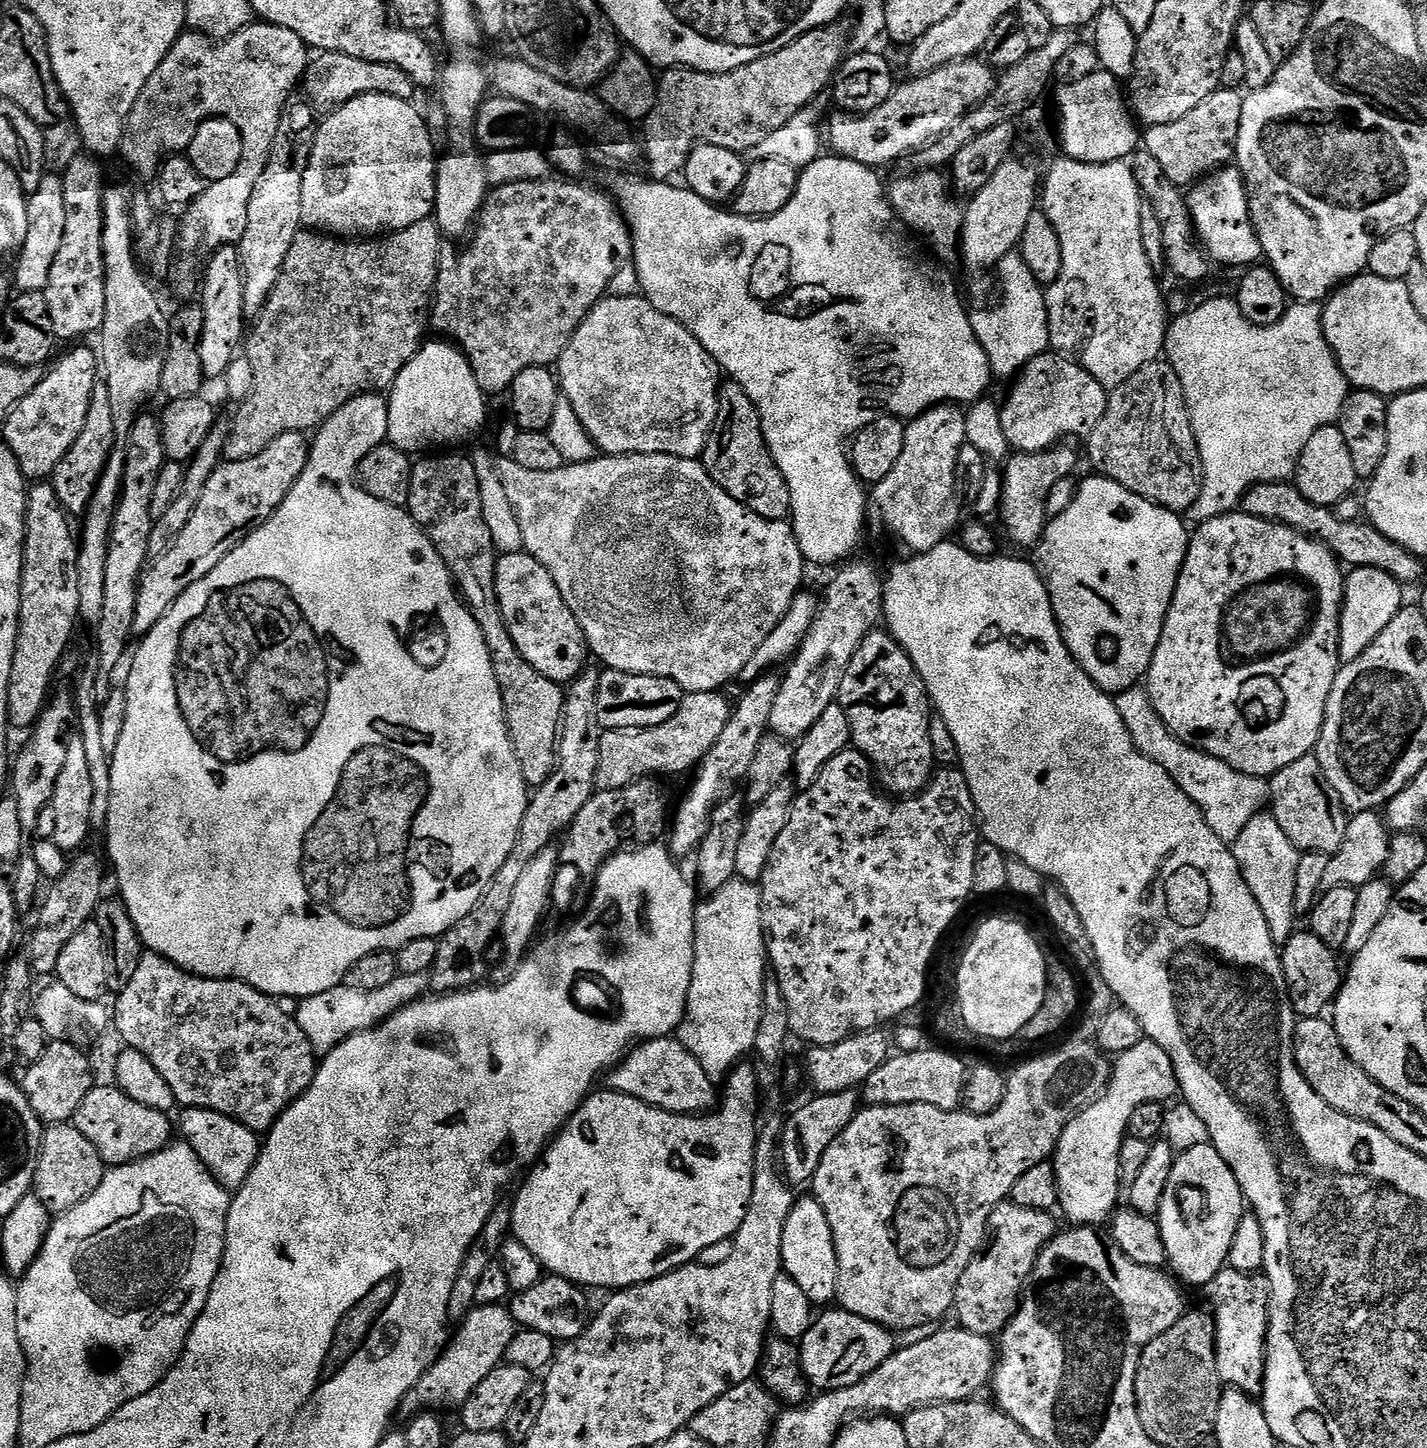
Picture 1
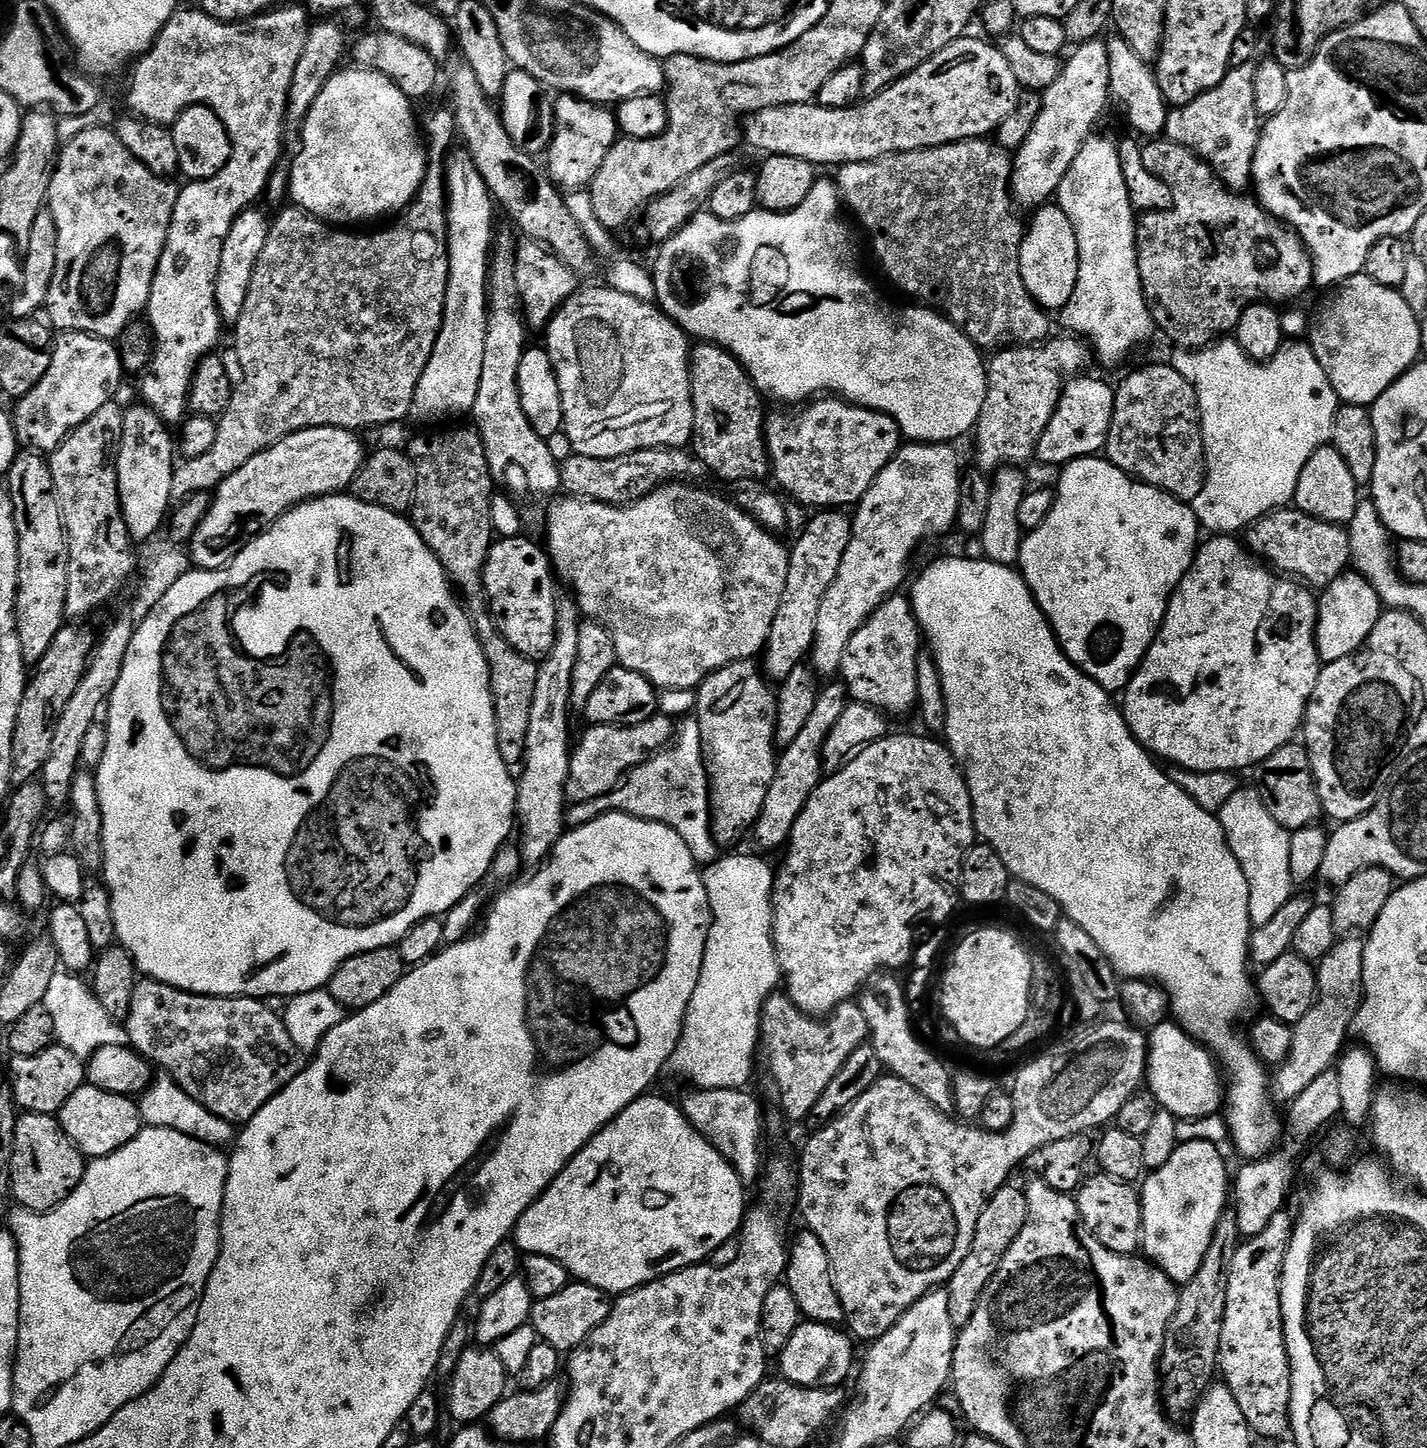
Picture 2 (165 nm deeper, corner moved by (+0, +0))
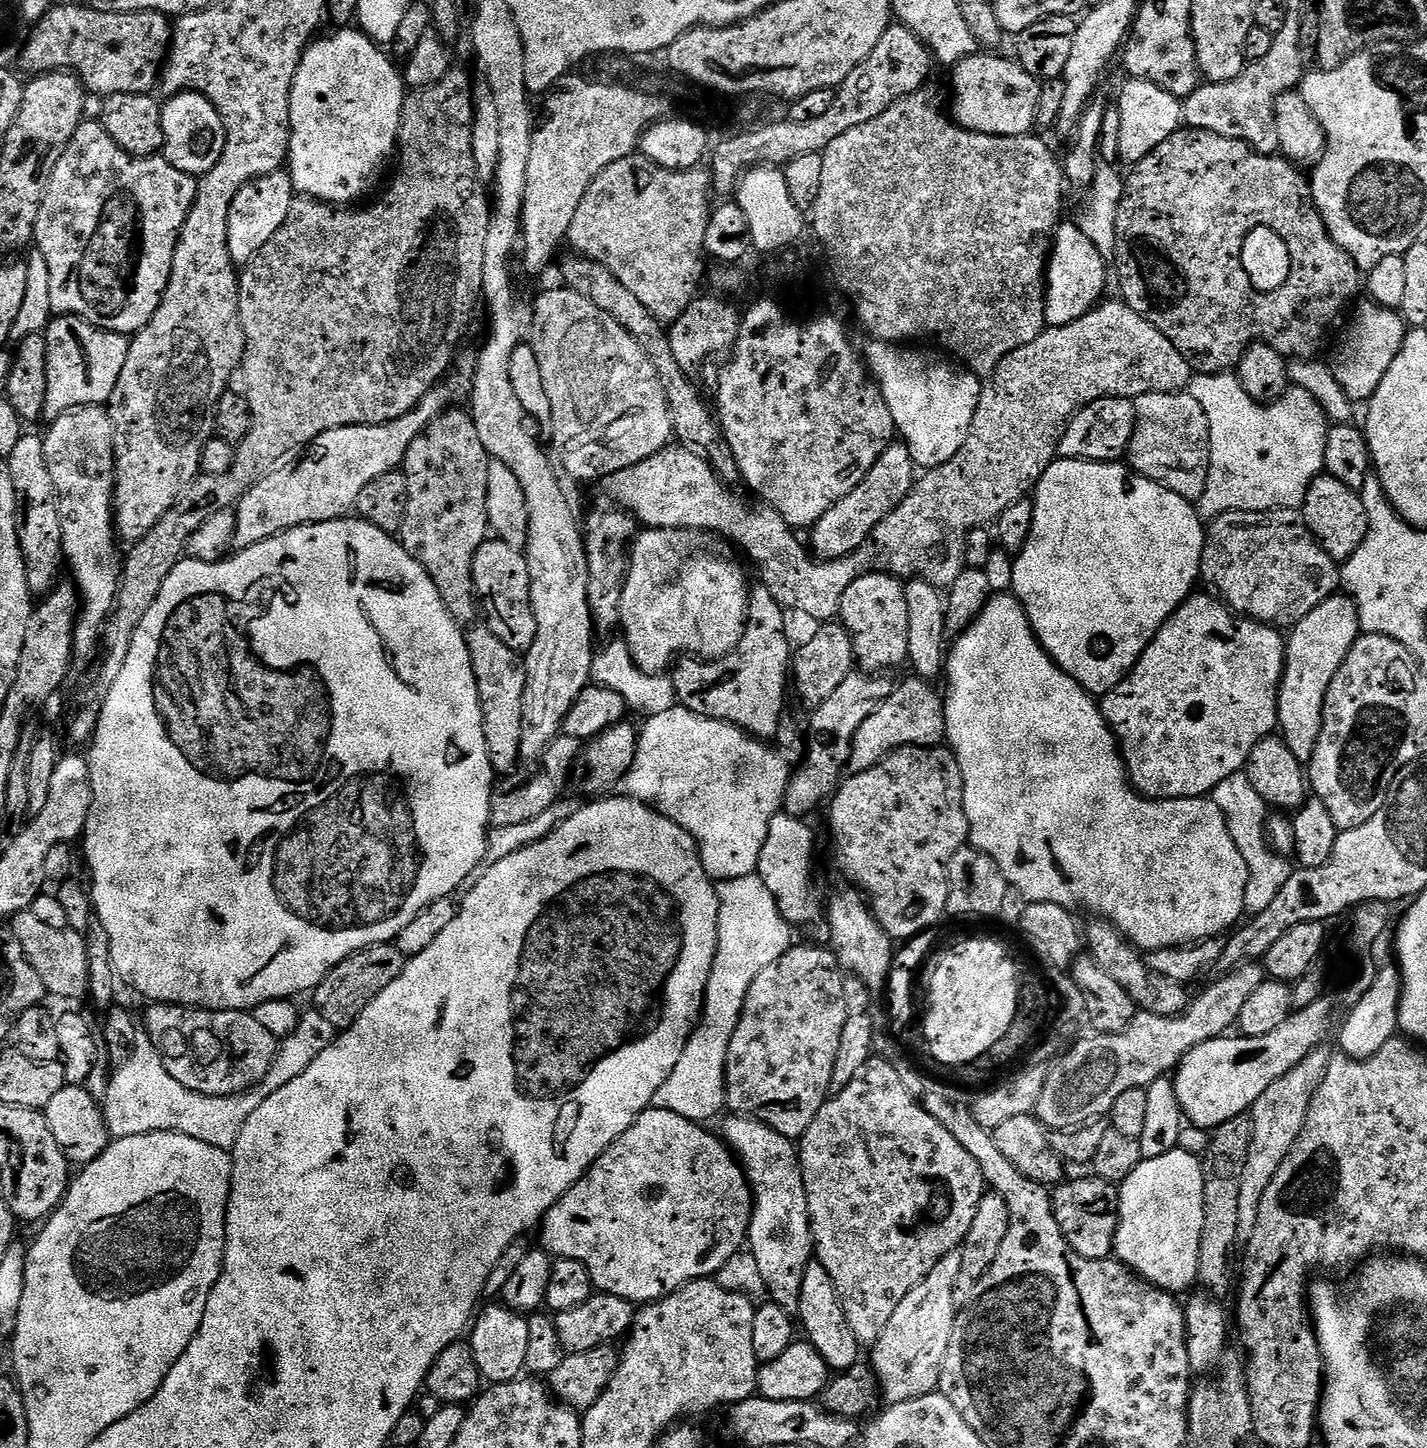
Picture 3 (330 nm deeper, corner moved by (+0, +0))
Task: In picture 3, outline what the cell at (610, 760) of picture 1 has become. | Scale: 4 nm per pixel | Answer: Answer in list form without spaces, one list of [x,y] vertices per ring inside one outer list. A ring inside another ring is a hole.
[[[559,735],[554,742],[548,744],[544,751],[542,765],[544,769],[537,774],[533,780],[525,784],[504,784],[493,787],[492,790],[492,822],[491,827],[515,826],[527,822],[530,818],[538,818],[545,810],[550,810],[554,802],[558,802],[567,792],[568,779],[572,776],[572,767],[577,767],[582,756],[582,742],[578,738],[570,738],[566,735]]]

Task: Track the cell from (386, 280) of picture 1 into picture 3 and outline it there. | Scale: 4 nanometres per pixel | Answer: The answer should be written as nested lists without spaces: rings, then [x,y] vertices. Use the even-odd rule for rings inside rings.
[[[459,66],[453,67],[446,74],[446,78],[442,78],[442,82],[434,82],[434,86],[426,86],[425,88],[413,88],[404,97],[404,109],[402,110],[402,122],[400,123],[400,138],[398,141],[398,160],[400,156],[400,165],[396,168],[396,177],[392,180],[392,185],[384,192],[384,197],[381,198],[377,204],[372,204],[369,208],[360,208],[364,206],[337,206],[335,204],[326,204],[323,200],[313,200],[310,196],[300,196],[293,199],[290,206],[290,214],[286,214],[286,222],[282,222],[282,226],[278,226],[278,230],[274,234],[274,238],[270,238],[270,242],[266,242],[266,246],[262,246],[262,250],[258,250],[258,254],[254,254],[254,258],[249,264],[243,265],[242,271],[239,273],[238,279],[240,281],[240,297],[238,298],[238,310],[240,311],[240,325],[244,331],[244,358],[242,367],[246,374],[246,397],[249,402],[249,410],[252,411],[252,428],[249,433],[242,438],[240,444],[235,445],[236,453],[234,454],[234,462],[230,466],[230,470],[224,474],[201,474],[196,477],[184,493],[182,493],[176,500],[174,506],[170,506],[170,510],[166,510],[166,514],[162,514],[162,518],[157,524],[152,527],[141,540],[135,541],[131,545],[132,548],[122,560],[122,567],[120,570],[120,589],[116,595],[116,604],[112,608],[112,612],[108,615],[108,621],[104,627],[104,638],[102,641],[102,651],[99,653],[98,659],[83,673],[84,676],[80,680],[80,685],[76,688],[76,693],[72,696],[72,717],[68,720],[68,736],[76,744],[87,745],[92,737],[96,734],[96,727],[100,721],[102,714],[102,706],[106,702],[106,694],[110,694],[110,686],[114,686],[114,682],[118,682],[118,674],[122,674],[122,666],[126,662],[126,654],[130,654],[130,646],[134,642],[134,634],[138,630],[138,626],[142,622],[142,618],[146,618],[146,614],[150,611],[150,606],[154,606],[154,598],[158,598],[159,592],[162,591],[162,582],[166,582],[166,578],[170,578],[170,570],[174,570],[174,566],[179,564],[182,557],[187,550],[187,543],[190,542],[191,536],[199,530],[207,519],[210,519],[212,514],[217,514],[220,510],[227,508],[235,509],[236,505],[240,503],[241,498],[250,491],[257,484],[267,472],[271,472],[273,468],[277,467],[281,462],[289,459],[293,454],[299,453],[305,444],[308,444],[314,438],[318,438],[318,434],[326,434],[326,430],[338,430],[346,426],[362,426],[363,424],[385,424],[391,420],[397,420],[405,416],[410,410],[414,410],[414,406],[418,406],[420,399],[426,395],[428,391],[436,387],[445,379],[446,373],[453,367],[454,359],[452,355],[456,352],[456,343],[464,336],[464,331],[468,328],[468,323],[472,320],[472,311],[476,308],[476,303],[481,303],[482,293],[484,291],[484,283],[482,282],[482,266],[486,266],[486,233],[490,231],[490,218],[492,217],[492,210],[490,207],[489,197],[484,197],[482,193],[476,192],[476,184],[478,185],[478,177],[476,174],[476,163],[474,162],[474,142],[472,141],[472,127],[474,126],[474,106],[472,105],[472,86],[473,77],[468,77]]]

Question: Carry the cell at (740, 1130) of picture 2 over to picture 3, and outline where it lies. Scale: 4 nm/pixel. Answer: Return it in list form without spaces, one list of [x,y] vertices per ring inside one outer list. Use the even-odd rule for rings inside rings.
[[[728,1114],[723,1120],[722,1139],[734,1153],[740,1167],[744,1169],[744,1177],[752,1189],[752,1221],[748,1227],[747,1251],[752,1252],[755,1261],[758,1262],[759,1273],[762,1274],[762,1280],[767,1288],[767,1299],[773,1304],[782,1306],[787,1312],[799,1313],[802,1278],[806,1266],[814,1259],[812,1231],[806,1206],[806,1182],[802,1178],[800,1165],[800,1149],[790,1137],[778,1134],[778,1130],[774,1130],[766,1122],[755,1120],[752,1116]]]

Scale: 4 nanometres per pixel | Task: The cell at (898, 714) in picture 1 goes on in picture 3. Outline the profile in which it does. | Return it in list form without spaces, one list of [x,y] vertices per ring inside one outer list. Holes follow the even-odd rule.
[[[867,572],[862,578],[850,582],[846,594],[842,594],[839,623],[849,632],[854,642],[856,664],[869,674],[884,674],[887,668],[896,668],[908,658],[909,624],[906,615],[906,594],[904,584],[897,577],[889,576],[887,572]]]

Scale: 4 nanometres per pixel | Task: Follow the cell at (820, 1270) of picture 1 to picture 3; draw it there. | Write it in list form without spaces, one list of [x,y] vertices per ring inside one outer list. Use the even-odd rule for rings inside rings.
[[[815,1258],[806,1266],[802,1278],[798,1320],[802,1325],[803,1335],[804,1332],[808,1335],[805,1336],[807,1343],[812,1344],[814,1350],[818,1350],[818,1354],[822,1354],[822,1358],[833,1373],[847,1372],[850,1366],[854,1366],[861,1359],[862,1345],[850,1331],[850,1322],[846,1322],[846,1314],[834,1290],[834,1282],[830,1282],[830,1274],[826,1274],[826,1266],[822,1266]]]

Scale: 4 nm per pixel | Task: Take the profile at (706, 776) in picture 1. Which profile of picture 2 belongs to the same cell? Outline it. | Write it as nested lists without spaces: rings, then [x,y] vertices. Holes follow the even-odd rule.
[[[820,510],[813,516],[816,517],[805,526],[796,545],[791,545],[786,594],[782,596],[782,606],[778,606],[768,644],[762,653],[762,671],[772,682],[790,678],[793,670],[809,659],[812,643],[818,634],[818,613],[826,598],[826,590],[830,590],[830,582],[838,578],[842,556],[846,554],[846,546],[850,546],[851,515],[840,510]]]

